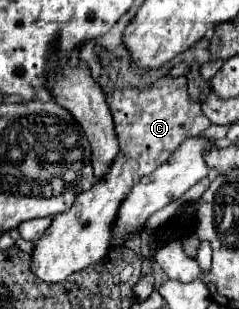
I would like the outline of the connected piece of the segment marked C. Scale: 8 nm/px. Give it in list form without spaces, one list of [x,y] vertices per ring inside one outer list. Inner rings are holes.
[[[165,76],[147,88],[115,88],[109,100],[109,110],[115,122],[119,154],[107,174],[99,178],[89,192],[77,194],[77,202],[73,202],[65,214],[53,216],[49,230],[35,242],[31,270],[37,278],[45,282],[61,282],[75,270],[99,262],[111,250],[109,238],[113,238],[113,218],[117,218],[117,206],[125,200],[129,188],[161,166],[185,138],[199,136],[211,126],[209,118],[201,112],[201,104],[189,98],[187,84],[185,76]]]

